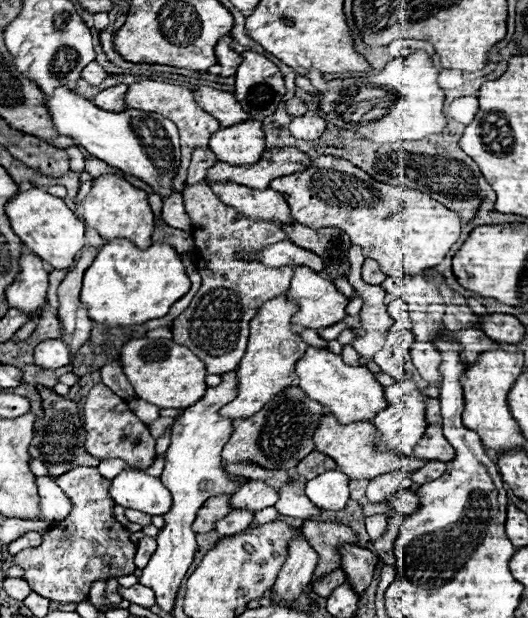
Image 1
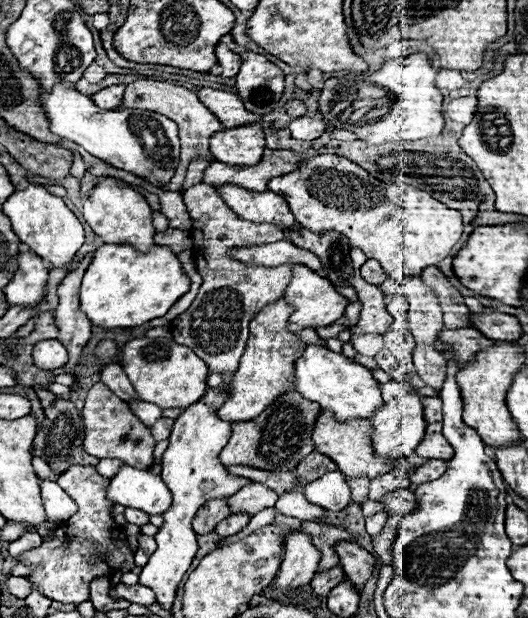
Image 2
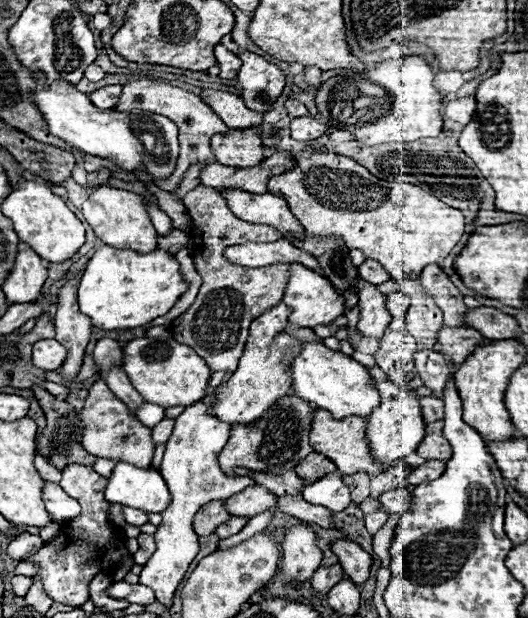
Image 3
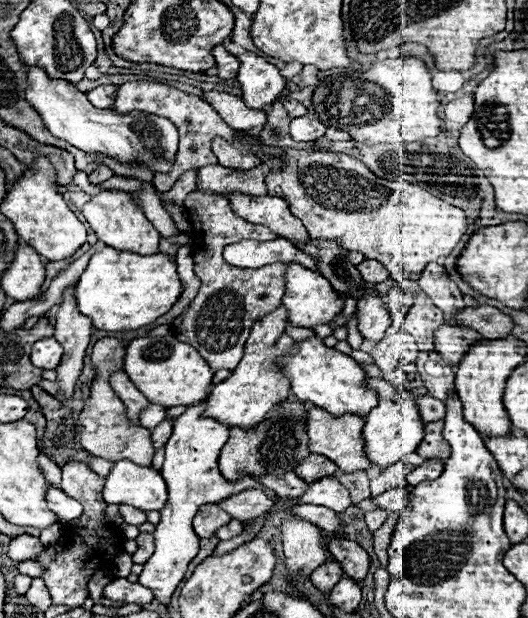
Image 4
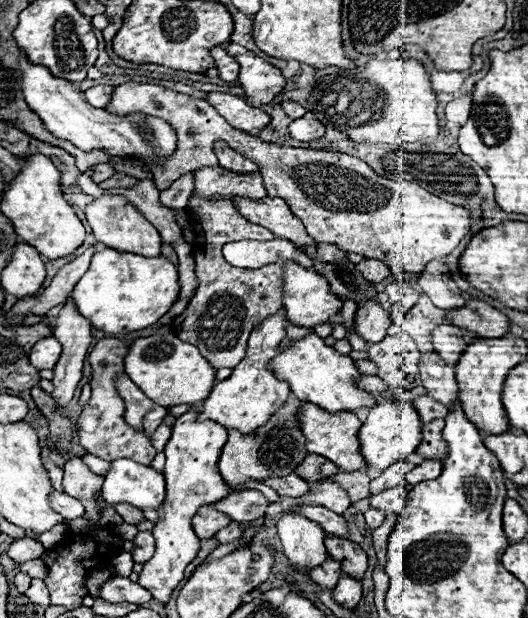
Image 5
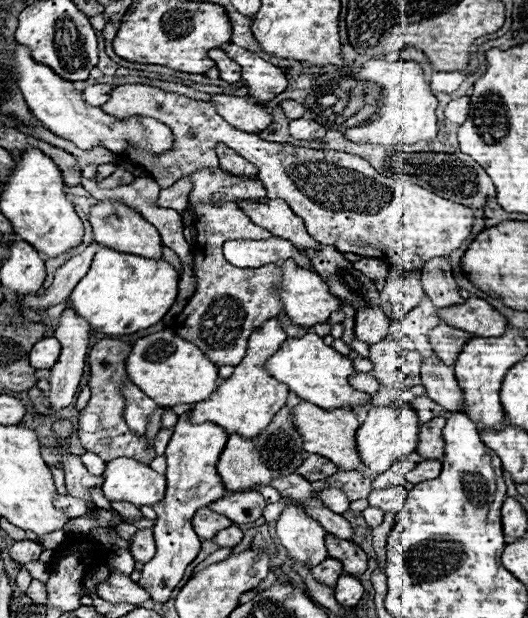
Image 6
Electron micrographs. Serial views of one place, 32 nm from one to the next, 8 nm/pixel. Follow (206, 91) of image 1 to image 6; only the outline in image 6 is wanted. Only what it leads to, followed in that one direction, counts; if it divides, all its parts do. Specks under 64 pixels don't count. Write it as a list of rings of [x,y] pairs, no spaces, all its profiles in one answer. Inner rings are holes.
[[[216,94],[212,96],[212,104],[216,106],[218,114],[236,130],[242,132],[252,132],[258,134],[266,130],[274,118],[268,110],[262,106],[242,98],[242,96],[226,96],[226,94]]]

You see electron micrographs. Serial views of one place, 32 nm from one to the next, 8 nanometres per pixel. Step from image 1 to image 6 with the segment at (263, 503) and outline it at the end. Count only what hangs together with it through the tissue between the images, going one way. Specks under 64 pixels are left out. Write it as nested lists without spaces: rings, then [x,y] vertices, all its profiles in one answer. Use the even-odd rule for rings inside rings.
[[[240,492],[240,494],[228,494],[216,502],[212,502],[208,508],[212,512],[218,512],[226,518],[230,518],[234,524],[250,524],[256,522],[262,516],[266,502],[260,492]]]

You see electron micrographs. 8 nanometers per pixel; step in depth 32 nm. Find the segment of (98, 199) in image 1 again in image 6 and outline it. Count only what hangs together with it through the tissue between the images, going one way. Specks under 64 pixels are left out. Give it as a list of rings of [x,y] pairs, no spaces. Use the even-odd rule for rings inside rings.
[[[102,200],[90,210],[88,220],[94,228],[96,242],[100,242],[102,246],[116,250],[116,252],[138,254],[138,256],[144,256],[144,258],[154,258],[154,260],[162,258],[162,240],[160,240],[158,230],[150,222],[146,222],[136,210],[132,210],[132,208],[128,208],[120,202]]]

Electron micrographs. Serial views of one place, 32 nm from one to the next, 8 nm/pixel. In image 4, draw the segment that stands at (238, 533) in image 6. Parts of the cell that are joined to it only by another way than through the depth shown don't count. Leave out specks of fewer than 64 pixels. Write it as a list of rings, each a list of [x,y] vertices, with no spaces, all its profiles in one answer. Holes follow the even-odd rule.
[[[230,520],[230,524],[222,526],[222,528],[216,532],[216,536],[218,536],[218,540],[230,540],[230,538],[238,536],[242,530],[244,530],[242,522],[238,522],[238,520]]]

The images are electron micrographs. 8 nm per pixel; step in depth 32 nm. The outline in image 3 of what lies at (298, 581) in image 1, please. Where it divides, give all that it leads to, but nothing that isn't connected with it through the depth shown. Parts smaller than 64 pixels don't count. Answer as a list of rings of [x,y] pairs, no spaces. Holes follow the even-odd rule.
[[[306,524],[284,526],[284,562],[282,578],[286,584],[298,584],[312,578],[312,572],[322,564],[322,550],[316,544],[316,532]]]

